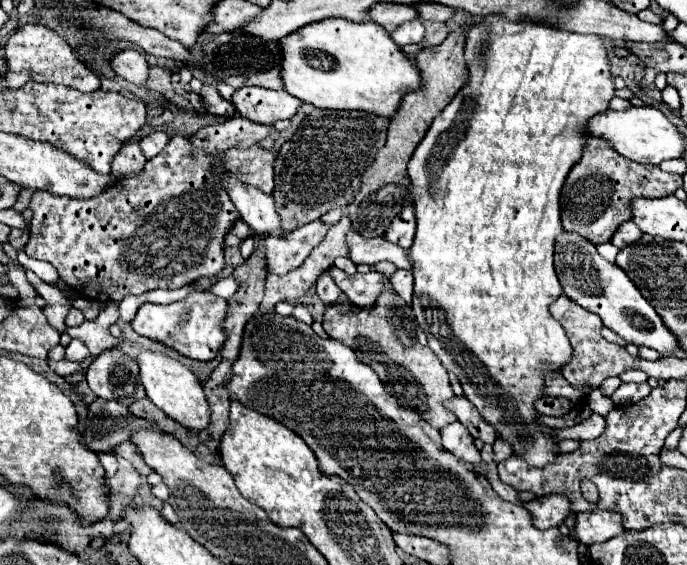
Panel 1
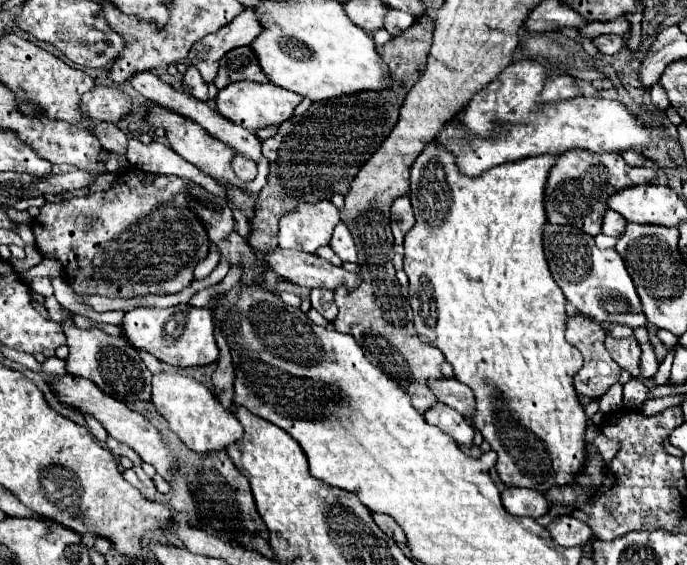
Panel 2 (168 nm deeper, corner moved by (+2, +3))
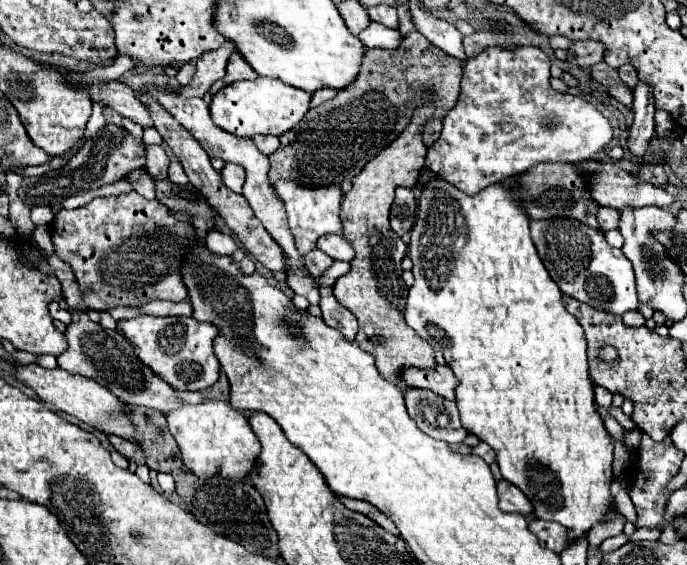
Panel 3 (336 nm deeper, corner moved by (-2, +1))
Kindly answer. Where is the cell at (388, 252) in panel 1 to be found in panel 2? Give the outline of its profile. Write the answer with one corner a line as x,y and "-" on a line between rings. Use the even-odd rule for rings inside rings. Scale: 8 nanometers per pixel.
338,223
334,233
332,233
332,239
330,239
330,247
332,251
342,259
342,261
356,261
358,259
358,251
356,251
356,245
354,245
354,239
350,235
350,231
346,229
344,223

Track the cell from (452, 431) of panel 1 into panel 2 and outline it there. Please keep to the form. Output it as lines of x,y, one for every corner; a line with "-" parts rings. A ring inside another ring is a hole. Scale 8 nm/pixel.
436,403
428,411
424,411
424,419
430,425
440,427
456,443
460,443
460,445
472,445
472,437
474,437
472,423
464,415
460,415
458,411
446,407
444,403

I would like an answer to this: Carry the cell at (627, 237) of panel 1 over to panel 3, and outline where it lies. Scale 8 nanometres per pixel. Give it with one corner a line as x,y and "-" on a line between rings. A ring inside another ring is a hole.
600,207
600,209
598,209
598,221
600,221
602,231
618,229
620,213
618,213
618,211
614,211
614,209
610,209
610,207

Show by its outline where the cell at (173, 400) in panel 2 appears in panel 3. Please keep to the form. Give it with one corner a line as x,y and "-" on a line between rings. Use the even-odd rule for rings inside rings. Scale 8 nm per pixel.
204,399
196,405
180,401
180,407
168,411
166,419
170,433
182,451
182,461
194,475
202,479
222,475
232,481
240,481
254,467
260,453
260,441
250,429
248,419
232,405
218,399

